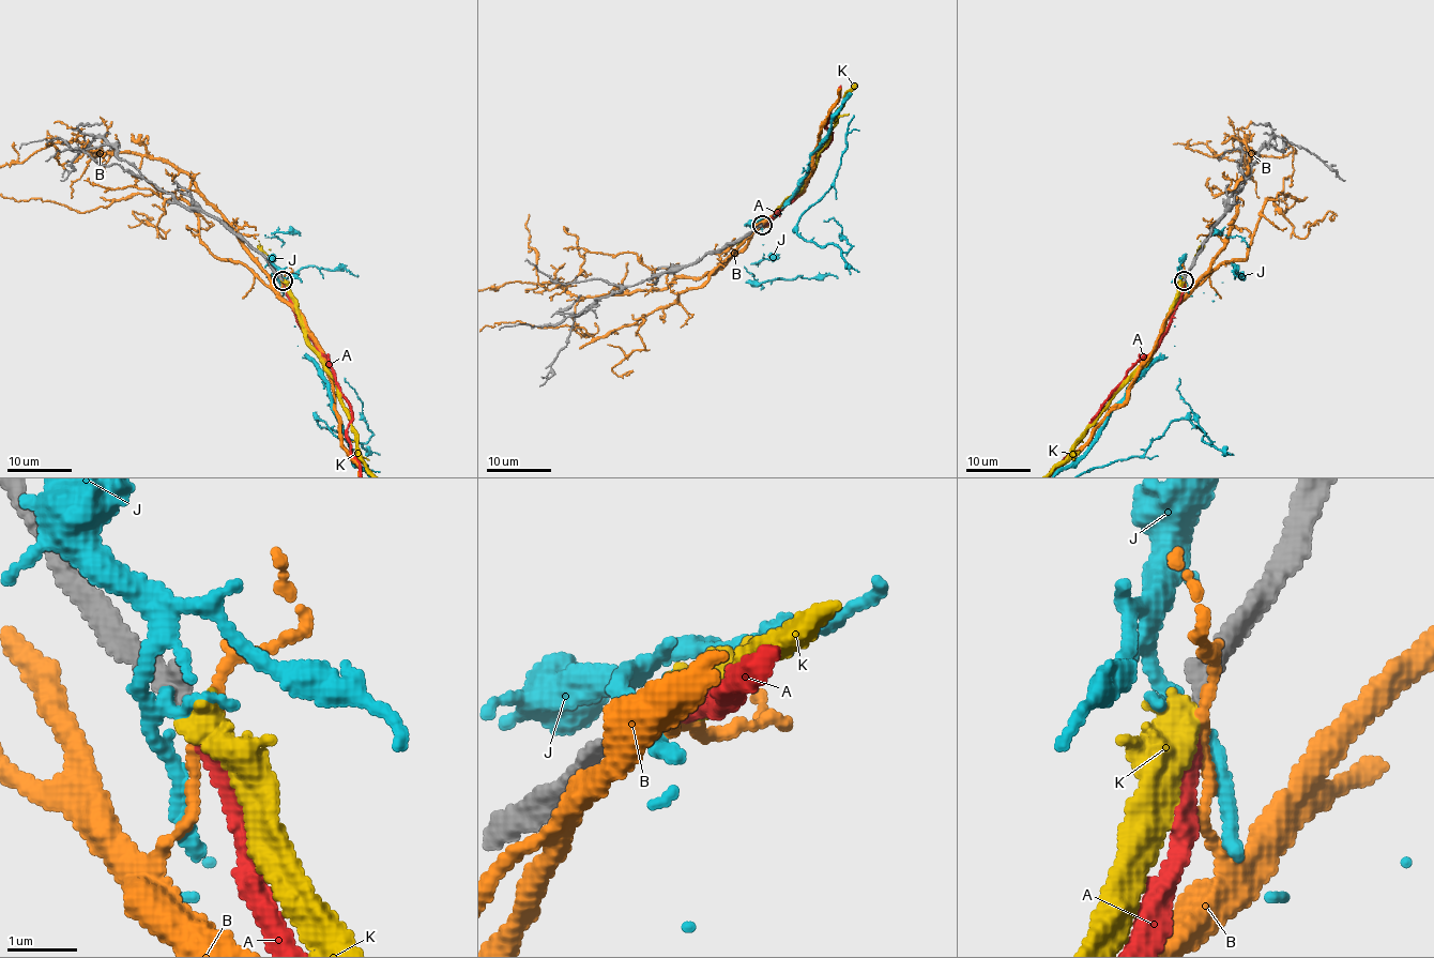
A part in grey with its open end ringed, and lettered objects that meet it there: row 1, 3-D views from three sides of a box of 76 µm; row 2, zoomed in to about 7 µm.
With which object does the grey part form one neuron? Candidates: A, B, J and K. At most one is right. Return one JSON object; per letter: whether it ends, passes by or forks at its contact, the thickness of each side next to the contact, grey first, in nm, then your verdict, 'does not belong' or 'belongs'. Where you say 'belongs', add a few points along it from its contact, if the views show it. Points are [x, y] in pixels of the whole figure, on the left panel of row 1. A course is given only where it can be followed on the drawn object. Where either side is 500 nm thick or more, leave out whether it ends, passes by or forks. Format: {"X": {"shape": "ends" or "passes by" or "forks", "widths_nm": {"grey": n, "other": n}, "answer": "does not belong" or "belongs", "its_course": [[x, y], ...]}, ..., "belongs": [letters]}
{"A": {"shape": "ends", "widths_nm": {"grey": 320, "other": 240}, "answer": "belongs"}, "B": {"shape": "passes by", "widths_nm": {"grey": 340, "other": 140}, "answer": "does not belong"}, "J": {"shape": "passes by", "widths_nm": {"grey": 360, "other": 190}, "answer": "does not belong"}, "K": {"shape": "passes by", "widths_nm": {"grey": 320, "other": 400}, "answer": "does not belong"}, "belongs": ["A"]}

